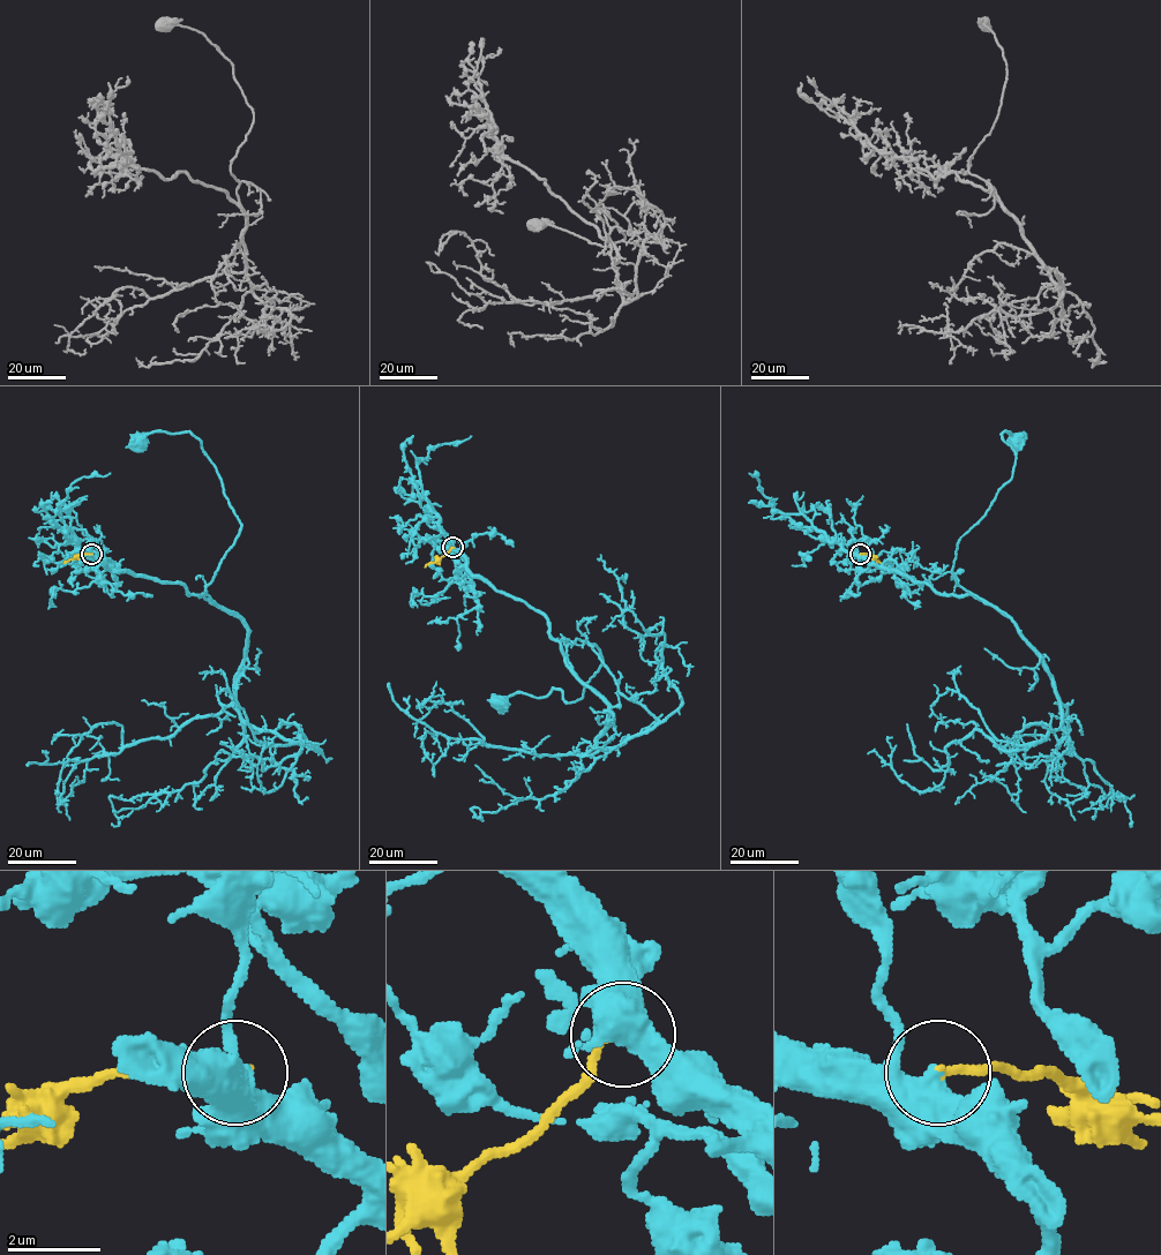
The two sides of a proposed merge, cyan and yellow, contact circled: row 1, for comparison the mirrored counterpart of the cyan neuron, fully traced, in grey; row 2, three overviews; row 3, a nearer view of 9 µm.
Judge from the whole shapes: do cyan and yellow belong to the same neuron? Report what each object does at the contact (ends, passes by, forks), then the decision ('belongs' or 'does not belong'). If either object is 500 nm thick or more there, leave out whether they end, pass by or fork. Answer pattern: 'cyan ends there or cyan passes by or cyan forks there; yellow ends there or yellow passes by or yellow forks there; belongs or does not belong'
belongs

